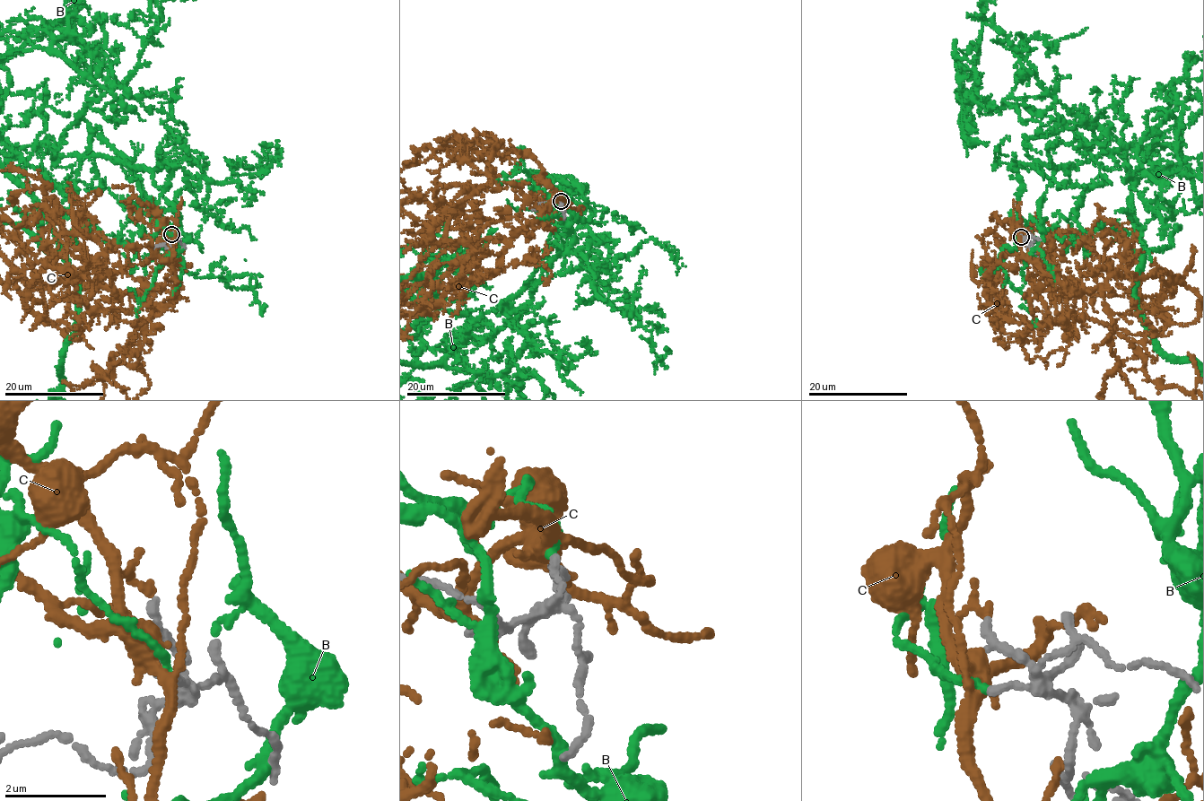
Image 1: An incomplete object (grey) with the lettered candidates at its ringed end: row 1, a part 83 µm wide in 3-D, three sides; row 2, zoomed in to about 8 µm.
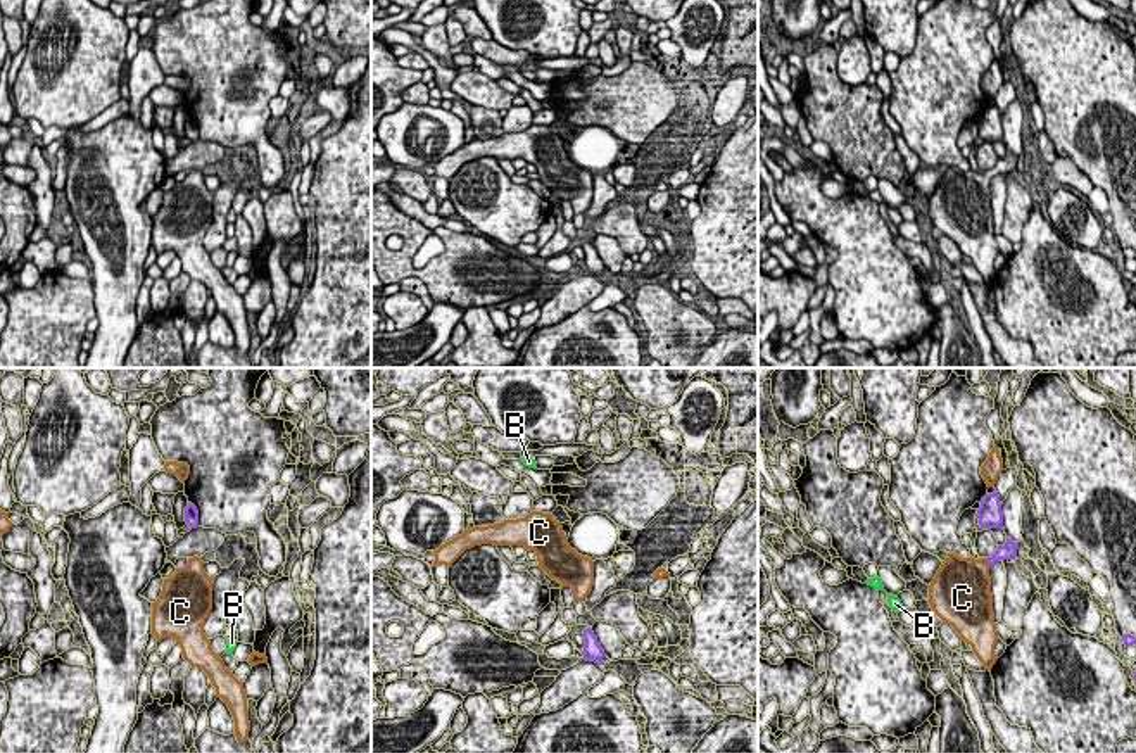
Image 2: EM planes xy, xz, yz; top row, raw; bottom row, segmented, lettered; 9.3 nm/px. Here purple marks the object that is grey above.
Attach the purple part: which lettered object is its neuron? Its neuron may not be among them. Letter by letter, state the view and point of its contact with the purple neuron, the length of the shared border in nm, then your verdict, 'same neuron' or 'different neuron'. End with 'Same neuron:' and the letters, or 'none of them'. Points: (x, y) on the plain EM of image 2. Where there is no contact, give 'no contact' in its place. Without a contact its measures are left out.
B: no contact; different neuron
C: contact yz (988, 175); length 100 nm; same neuron
Same neuron: C

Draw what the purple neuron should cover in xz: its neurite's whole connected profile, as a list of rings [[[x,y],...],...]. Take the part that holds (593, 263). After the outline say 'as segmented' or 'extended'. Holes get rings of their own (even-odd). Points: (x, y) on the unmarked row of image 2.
[[[590,240],[584,244],[584,252],[585,252],[585,259],[582,264],[584,271],[603,278],[604,276],[603,271],[606,268]]] | as segmented

